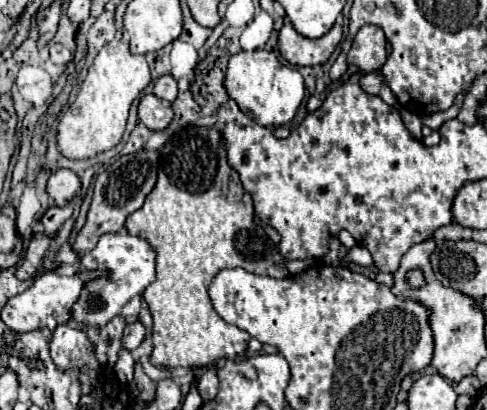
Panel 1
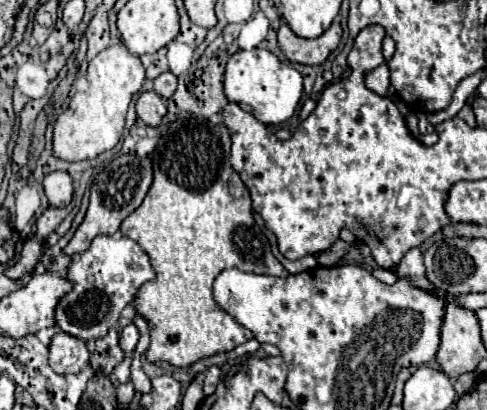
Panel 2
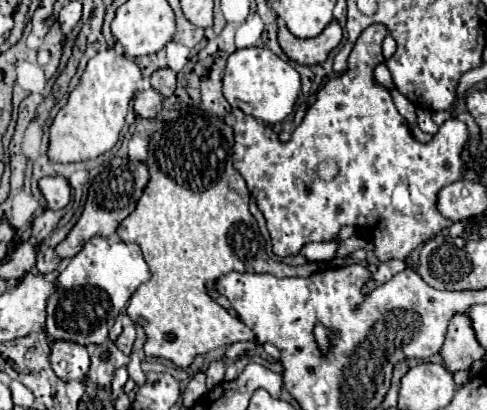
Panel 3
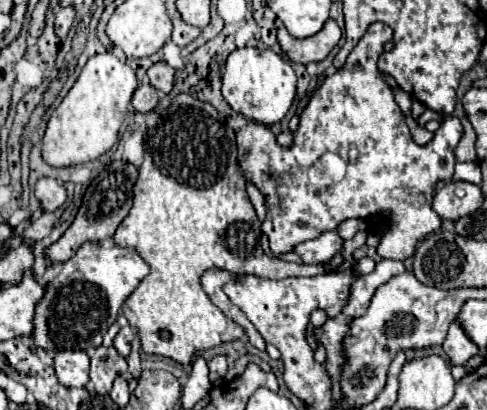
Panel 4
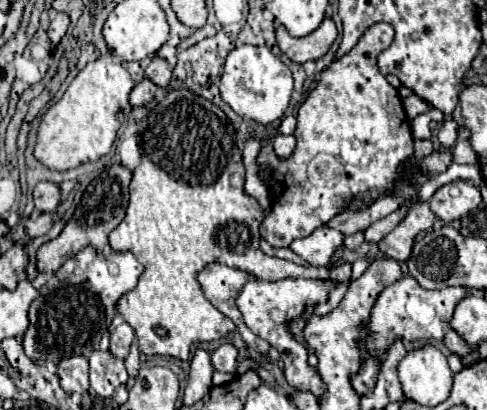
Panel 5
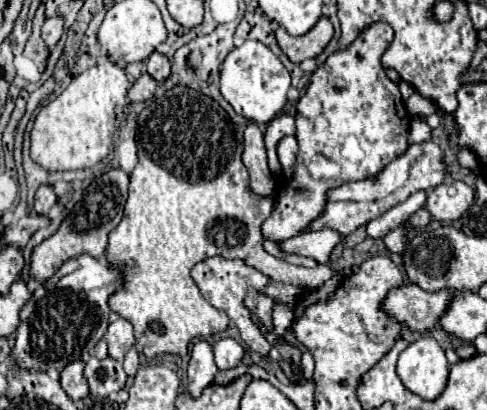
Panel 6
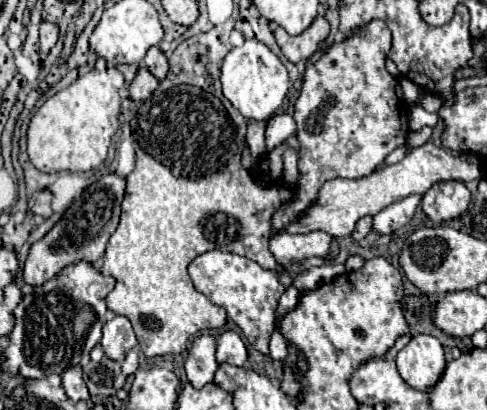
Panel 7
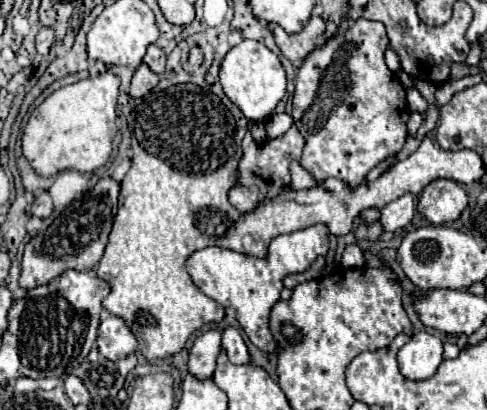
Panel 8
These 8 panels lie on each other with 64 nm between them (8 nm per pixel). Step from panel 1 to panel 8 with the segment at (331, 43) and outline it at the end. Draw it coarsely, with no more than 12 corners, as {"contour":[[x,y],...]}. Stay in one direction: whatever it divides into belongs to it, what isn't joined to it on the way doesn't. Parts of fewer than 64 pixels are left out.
{"contour":[[312,16],[298,34],[274,26],[280,52],[298,66],[324,34]]}

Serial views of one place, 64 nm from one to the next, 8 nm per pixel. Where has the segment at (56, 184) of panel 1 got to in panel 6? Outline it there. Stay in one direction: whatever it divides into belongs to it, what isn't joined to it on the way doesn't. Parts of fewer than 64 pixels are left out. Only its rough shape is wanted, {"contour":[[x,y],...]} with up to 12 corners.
{"contour":[[40,186],[36,192],[34,210],[48,216],[56,202],[52,186]]}

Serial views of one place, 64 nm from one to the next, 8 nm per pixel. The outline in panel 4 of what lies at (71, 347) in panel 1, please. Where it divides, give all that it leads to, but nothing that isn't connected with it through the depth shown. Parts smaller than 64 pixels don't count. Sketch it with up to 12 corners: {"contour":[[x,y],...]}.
{"contour":[[82,350],[56,352],[62,386],[86,388],[90,358]]}

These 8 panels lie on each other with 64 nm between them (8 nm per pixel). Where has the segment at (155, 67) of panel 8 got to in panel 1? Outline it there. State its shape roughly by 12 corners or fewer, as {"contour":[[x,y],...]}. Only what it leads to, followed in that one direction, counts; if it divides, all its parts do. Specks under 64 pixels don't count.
{"contour":[[172,74],[160,76],[152,92],[172,102],[178,94]]}

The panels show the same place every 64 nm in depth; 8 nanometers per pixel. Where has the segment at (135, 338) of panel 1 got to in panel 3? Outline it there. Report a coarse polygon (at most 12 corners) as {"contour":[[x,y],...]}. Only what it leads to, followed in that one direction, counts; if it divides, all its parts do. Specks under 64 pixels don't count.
{"contour":[[134,324],[124,326],[116,346],[128,356],[136,338]]}

